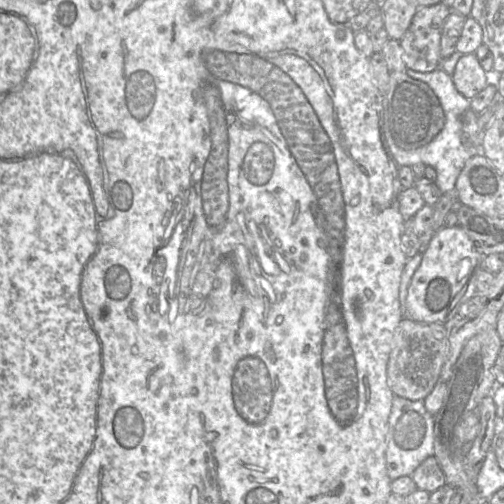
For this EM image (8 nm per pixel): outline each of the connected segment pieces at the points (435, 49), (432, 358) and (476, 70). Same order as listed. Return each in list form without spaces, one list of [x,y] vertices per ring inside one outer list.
[[[446,1],[419,7],[410,26],[399,40],[407,68],[431,72],[441,66],[440,41],[451,8]]]
[[[402,318],[387,364],[387,383],[393,394],[413,401],[424,400],[440,381],[447,349],[448,329],[443,323],[419,323]]]
[[[475,53],[463,54],[456,63],[452,81],[460,94],[472,99],[487,85],[486,72]]]

